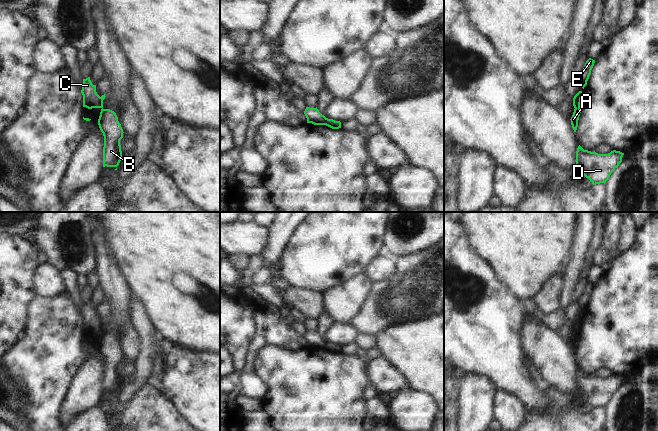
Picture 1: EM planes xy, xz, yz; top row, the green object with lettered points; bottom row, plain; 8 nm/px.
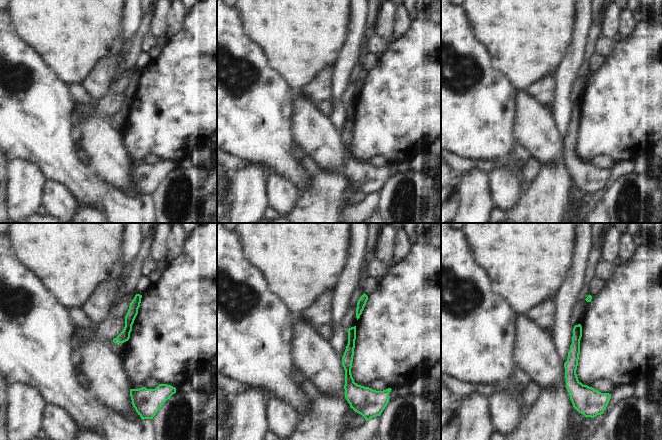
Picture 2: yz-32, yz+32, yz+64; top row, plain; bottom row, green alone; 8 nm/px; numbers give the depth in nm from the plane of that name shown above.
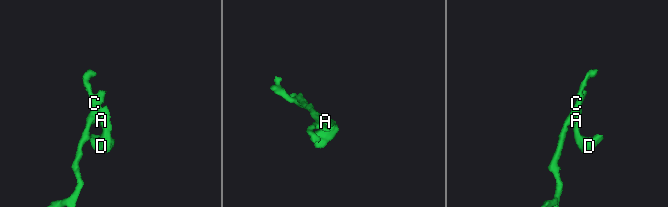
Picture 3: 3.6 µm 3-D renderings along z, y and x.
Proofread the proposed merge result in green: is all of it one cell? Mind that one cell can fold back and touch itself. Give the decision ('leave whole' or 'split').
split

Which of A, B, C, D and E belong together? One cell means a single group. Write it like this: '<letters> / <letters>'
A B D / C E

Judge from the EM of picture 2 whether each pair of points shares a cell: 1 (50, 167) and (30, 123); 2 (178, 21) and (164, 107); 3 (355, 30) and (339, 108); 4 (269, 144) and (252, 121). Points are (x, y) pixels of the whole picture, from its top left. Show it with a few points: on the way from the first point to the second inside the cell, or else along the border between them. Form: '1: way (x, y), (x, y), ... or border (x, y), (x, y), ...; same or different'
1: way (50, 156), (50, 145), (41, 134); same
2: border (186, 14), (183, 27), (168, 39); different
3: way (351, 49), (343, 68), (339, 89); same
4: way (266, 138), (258, 127); same

